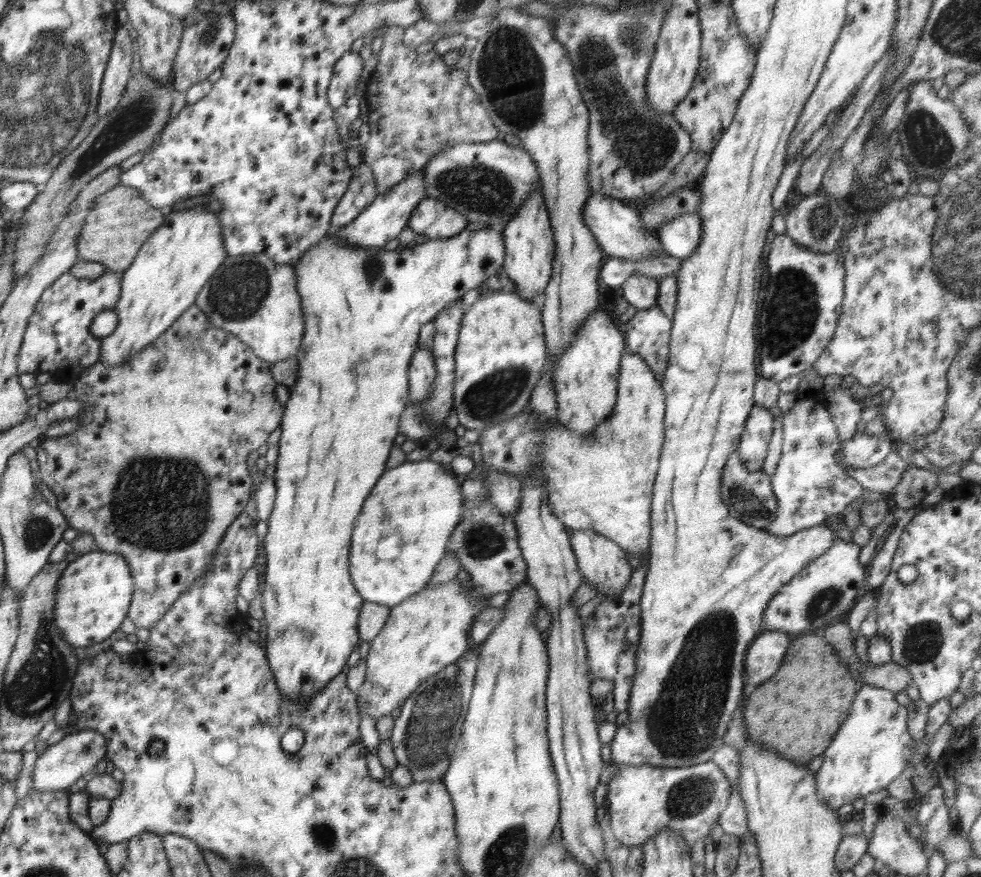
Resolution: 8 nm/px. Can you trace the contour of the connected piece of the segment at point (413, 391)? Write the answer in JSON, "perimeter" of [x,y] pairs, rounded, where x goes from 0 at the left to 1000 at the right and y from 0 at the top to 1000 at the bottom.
{"perimeter":[[[426,395],[416,417],[417,456],[419,458],[434,456],[440,449],[442,431],[444,416],[440,399]]]}

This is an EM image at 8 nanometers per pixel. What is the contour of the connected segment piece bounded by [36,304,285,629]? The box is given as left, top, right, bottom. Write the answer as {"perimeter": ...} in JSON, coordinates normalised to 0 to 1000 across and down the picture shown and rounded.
{"perimeter":[[[198,347],[179,363],[179,367],[167,381],[163,381],[154,395],[126,413],[126,417],[114,420],[106,413],[97,413],[92,420],[85,421],[82,430],[73,437],[77,446],[75,455],[84,458],[84,470],[76,475],[82,480],[82,488],[67,497],[43,501],[38,509],[39,543],[59,569],[59,582],[68,592],[71,604],[76,603],[95,612],[96,627],[126,632],[126,636],[135,641],[135,650],[139,650],[139,686],[135,686],[135,700],[130,702],[139,715],[154,717],[167,702],[167,698],[197,668],[196,664],[210,652],[212,643],[218,639],[220,623],[251,579],[258,550],[251,528],[253,519],[272,504],[275,494],[285,486],[290,474],[291,462],[281,454],[282,436],[277,429],[276,417],[277,414],[263,408],[240,381],[218,373],[212,359]]]}

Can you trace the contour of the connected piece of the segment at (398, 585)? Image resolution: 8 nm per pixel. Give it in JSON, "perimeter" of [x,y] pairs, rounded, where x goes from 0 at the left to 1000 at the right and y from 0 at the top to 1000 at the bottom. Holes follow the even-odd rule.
{"perimeter":[[[437,522],[432,527],[412,527],[391,538],[373,568],[359,609],[356,653],[372,686],[399,693],[436,667],[444,644],[455,632],[459,609],[472,591],[470,552],[471,545],[459,543],[450,529]],[[391,588],[398,588],[398,595]],[[393,611],[398,623],[393,620],[389,632],[387,616]]]}

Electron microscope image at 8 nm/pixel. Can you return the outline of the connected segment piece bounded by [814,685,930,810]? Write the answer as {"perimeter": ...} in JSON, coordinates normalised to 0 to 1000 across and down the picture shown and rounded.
{"perimeter":[[[879,782],[862,823],[856,828],[844,855],[837,860],[840,869],[830,883],[836,914],[853,924],[888,903],[904,899],[926,876],[926,871],[933,875],[946,865],[948,849],[942,843],[936,848],[932,846],[925,832],[924,820],[924,806],[913,800],[912,790],[895,782]]]}

